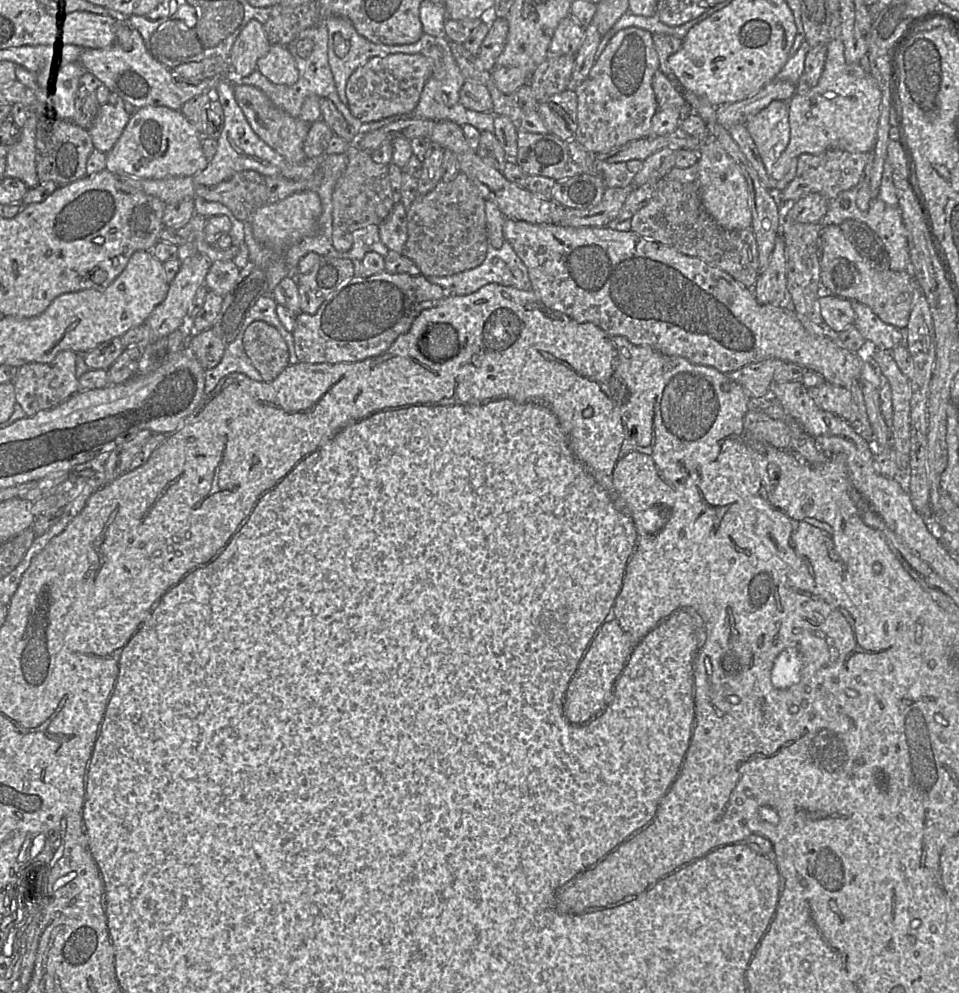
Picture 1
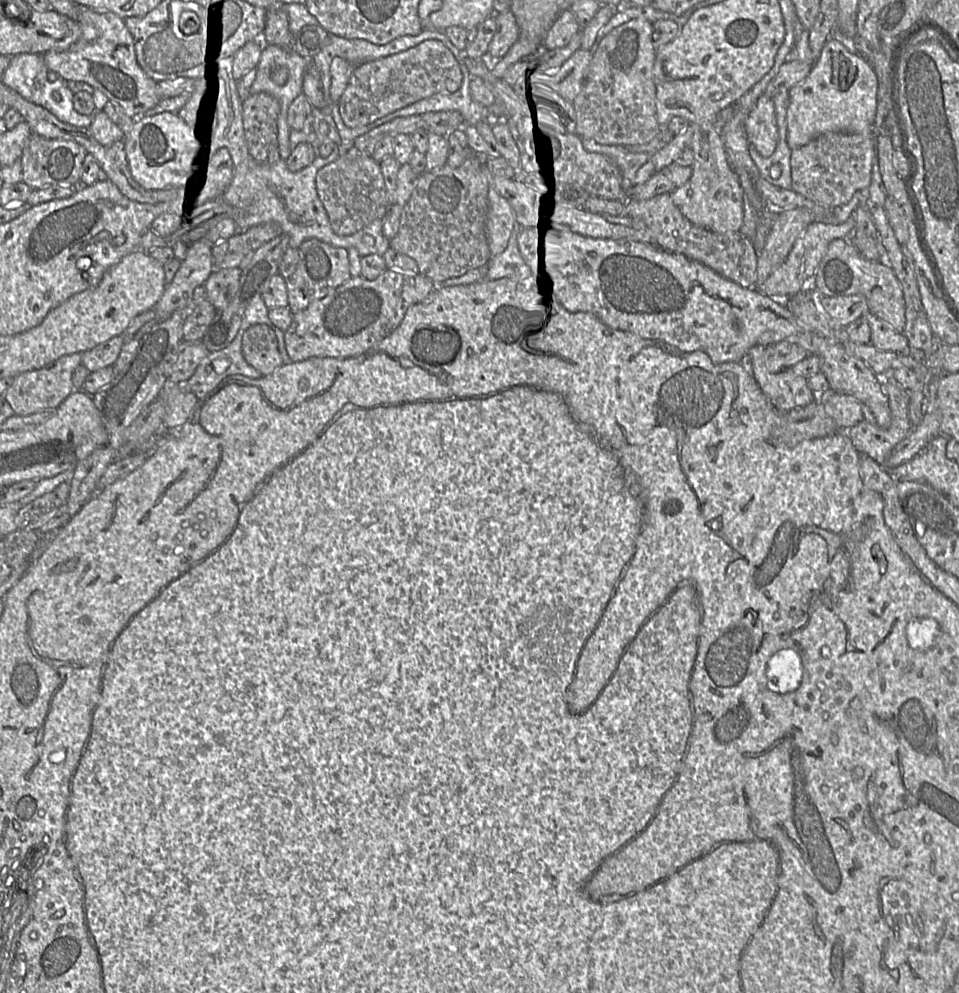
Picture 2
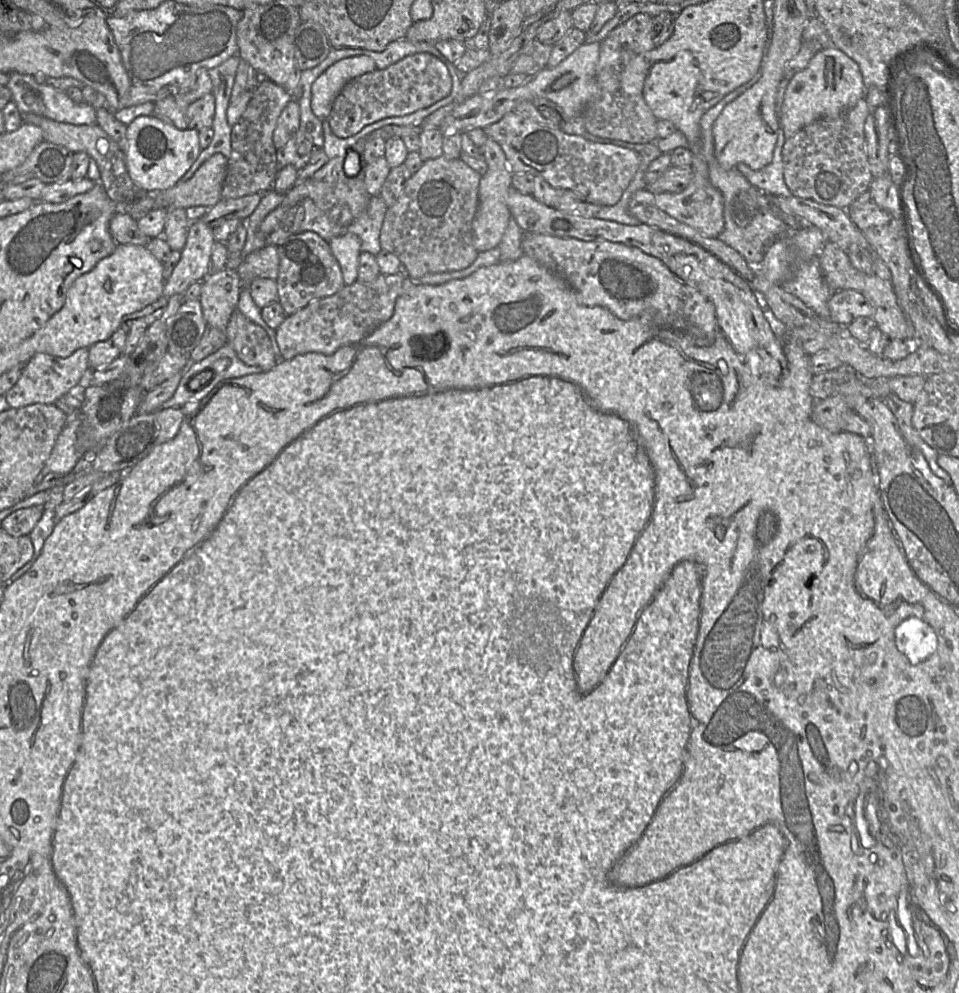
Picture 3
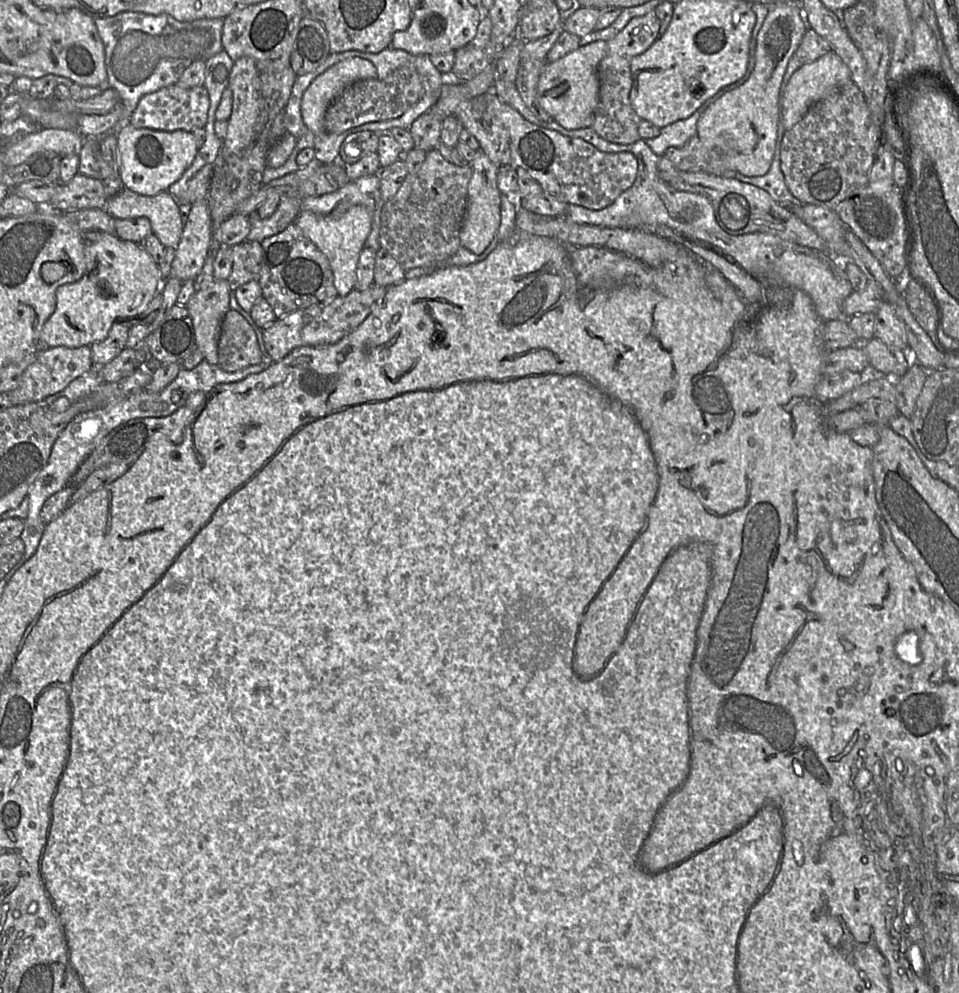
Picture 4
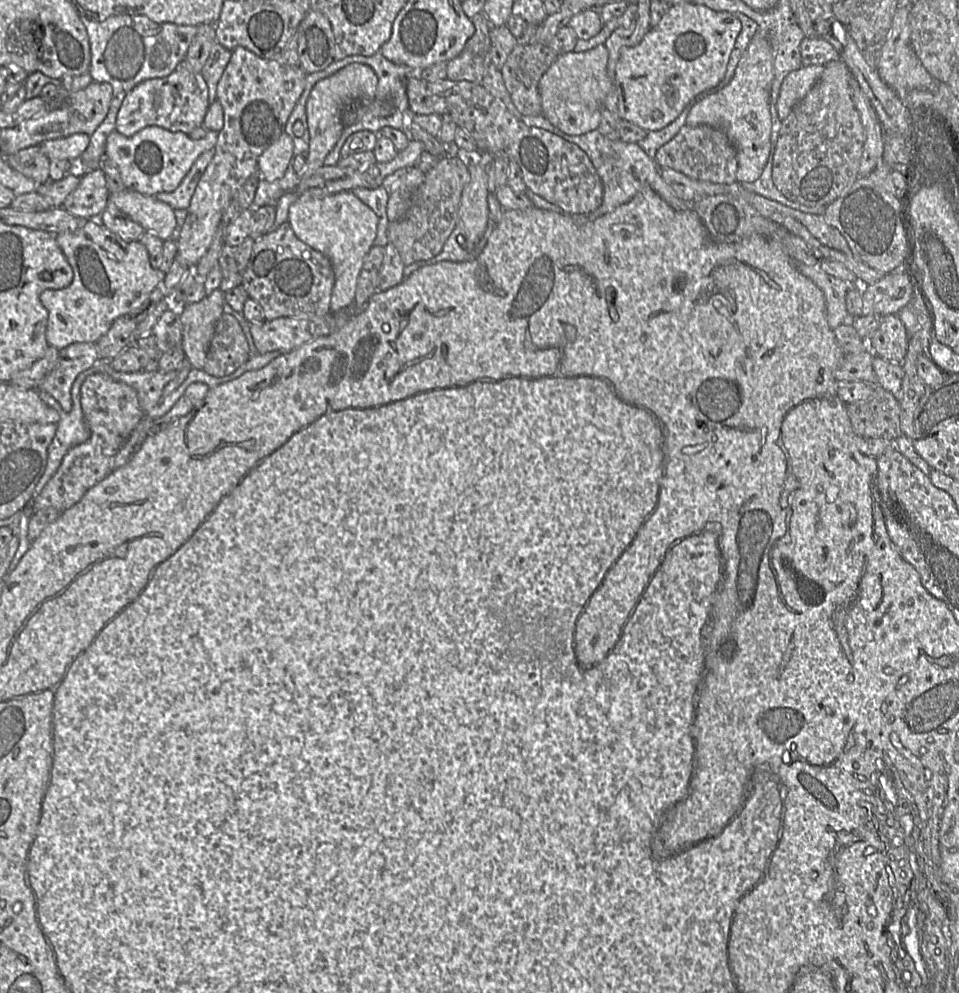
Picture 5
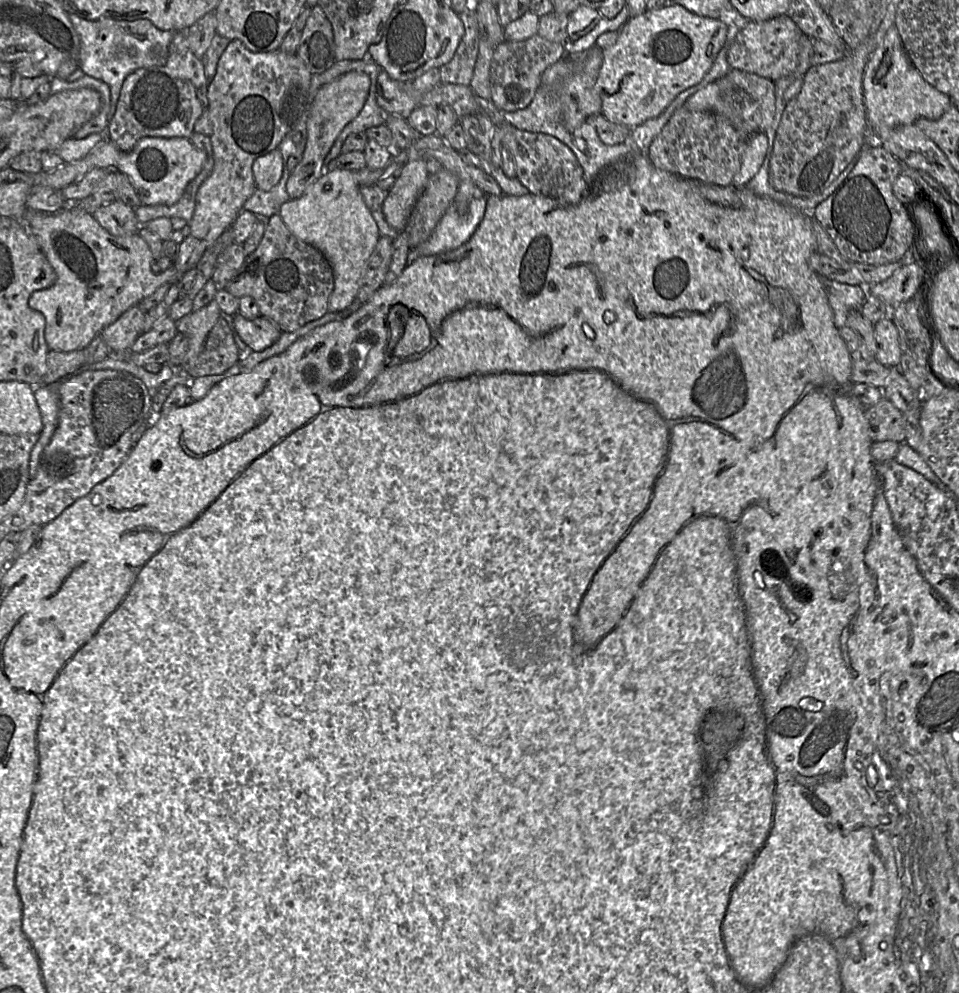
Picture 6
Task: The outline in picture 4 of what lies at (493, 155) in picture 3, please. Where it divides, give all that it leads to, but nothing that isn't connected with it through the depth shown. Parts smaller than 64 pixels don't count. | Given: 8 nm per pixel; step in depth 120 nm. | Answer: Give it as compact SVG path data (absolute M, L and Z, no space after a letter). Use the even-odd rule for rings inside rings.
M477 150L475 158L469 164L472 168L472 177L468 184L467 207L459 238L464 248L480 255L493 241L499 229L502 193L497 186L499 169L482 150Z

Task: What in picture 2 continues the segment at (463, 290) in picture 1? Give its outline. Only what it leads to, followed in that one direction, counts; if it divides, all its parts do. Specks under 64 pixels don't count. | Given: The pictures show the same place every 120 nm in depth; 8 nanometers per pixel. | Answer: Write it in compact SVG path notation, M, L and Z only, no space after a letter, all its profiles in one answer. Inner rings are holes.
M516 224L508 241L506 249L498 254L491 255L487 262L487 272L481 280L496 280L504 277L519 277L532 272L520 254L517 235L520 230Z

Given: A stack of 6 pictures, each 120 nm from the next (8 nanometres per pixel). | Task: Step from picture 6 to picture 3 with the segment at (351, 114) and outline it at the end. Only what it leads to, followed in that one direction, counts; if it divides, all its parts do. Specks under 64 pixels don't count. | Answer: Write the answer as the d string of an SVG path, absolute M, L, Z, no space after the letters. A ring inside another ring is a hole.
M366 55L343 58L329 66L312 84L311 109L313 113L320 120L327 120L333 102L344 85L375 69L375 61Z

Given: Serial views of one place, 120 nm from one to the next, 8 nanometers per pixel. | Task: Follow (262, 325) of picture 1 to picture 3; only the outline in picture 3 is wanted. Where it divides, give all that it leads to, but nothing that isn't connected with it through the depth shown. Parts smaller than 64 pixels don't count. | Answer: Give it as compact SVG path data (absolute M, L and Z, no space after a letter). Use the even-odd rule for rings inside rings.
M237 309L232 313L225 333L227 344L246 365L260 367L263 371L267 371L277 364L266 331Z

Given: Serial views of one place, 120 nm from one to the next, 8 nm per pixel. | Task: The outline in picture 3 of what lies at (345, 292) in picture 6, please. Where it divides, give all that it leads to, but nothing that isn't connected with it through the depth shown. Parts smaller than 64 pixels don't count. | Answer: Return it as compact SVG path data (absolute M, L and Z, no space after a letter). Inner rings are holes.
M352 233L335 237L329 241L332 254L338 261L344 284L351 285L358 278L361 240Z

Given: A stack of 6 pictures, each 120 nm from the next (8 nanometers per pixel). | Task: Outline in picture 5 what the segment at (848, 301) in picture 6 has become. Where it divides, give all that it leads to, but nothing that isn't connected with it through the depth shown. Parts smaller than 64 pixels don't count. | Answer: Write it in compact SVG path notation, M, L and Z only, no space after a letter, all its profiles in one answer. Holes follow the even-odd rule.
M802 262L795 263L797 269L824 294L826 303L827 321L833 330L850 320L846 308L846 294L854 282L846 282L826 273L819 266L810 266Z

